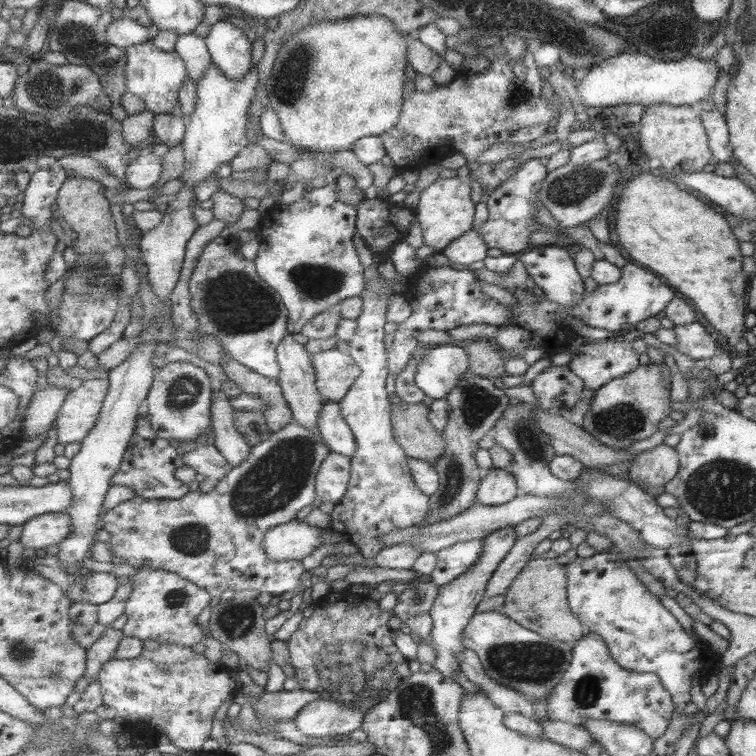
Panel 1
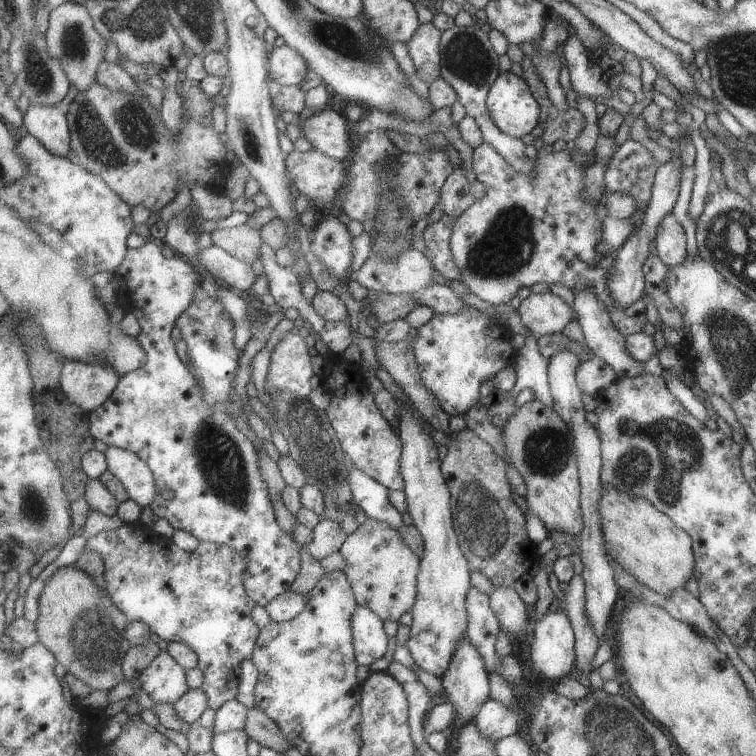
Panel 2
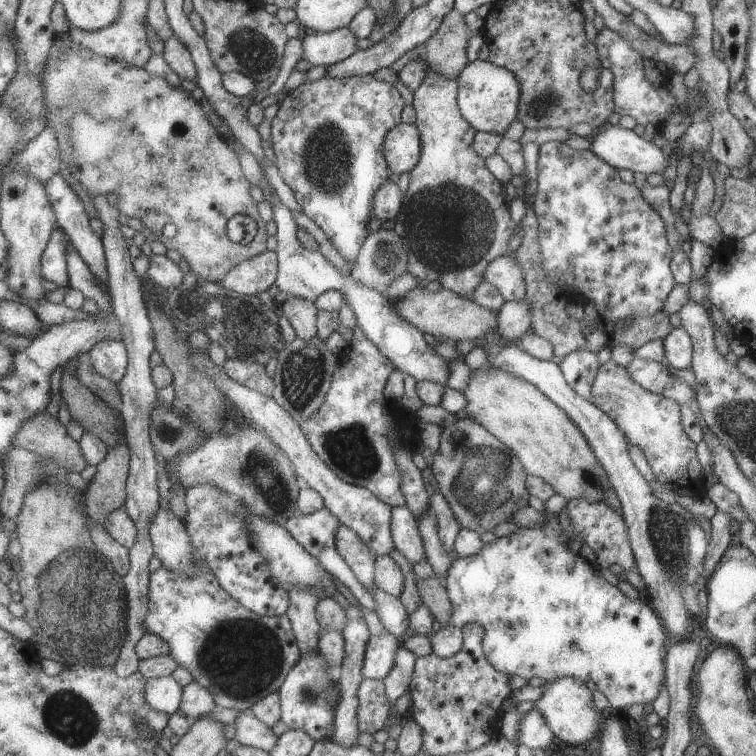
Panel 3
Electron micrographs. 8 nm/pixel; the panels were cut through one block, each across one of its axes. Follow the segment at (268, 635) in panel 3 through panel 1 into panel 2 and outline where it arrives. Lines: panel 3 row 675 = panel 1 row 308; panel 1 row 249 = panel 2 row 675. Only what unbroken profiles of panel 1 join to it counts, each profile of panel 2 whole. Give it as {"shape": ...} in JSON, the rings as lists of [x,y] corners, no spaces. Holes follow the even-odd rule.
{"shape":[[[140,522],[131,525],[123,524],[123,526],[118,529],[101,531],[91,536],[85,546],[88,547],[89,550],[101,554],[101,558],[105,563],[105,588],[107,588],[108,594],[113,598],[117,606],[128,615],[130,621],[145,622],[147,626],[151,626],[151,630],[161,639],[169,643],[171,641],[185,642],[185,644],[188,644],[197,652],[201,662],[200,668],[204,674],[204,681],[201,688],[208,694],[210,708],[217,711],[226,702],[237,698],[237,694],[239,694],[239,684],[241,684],[241,662],[252,659],[261,630],[260,626],[257,626],[256,619],[253,618],[253,610],[256,609],[258,604],[249,596],[244,585],[244,574],[249,568],[249,558],[247,558],[247,554],[241,554],[241,552],[233,550],[231,546],[211,542],[201,542],[199,549],[193,550],[193,552],[181,550],[171,539],[157,534],[151,527],[147,527]]]}

